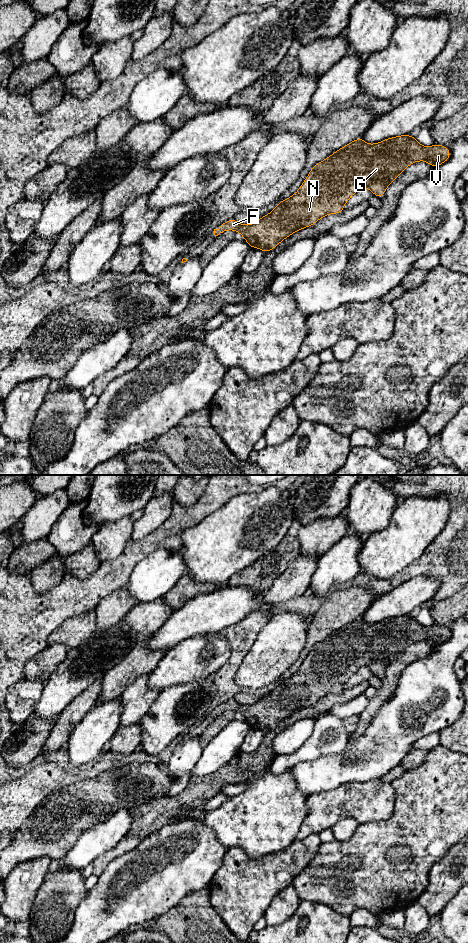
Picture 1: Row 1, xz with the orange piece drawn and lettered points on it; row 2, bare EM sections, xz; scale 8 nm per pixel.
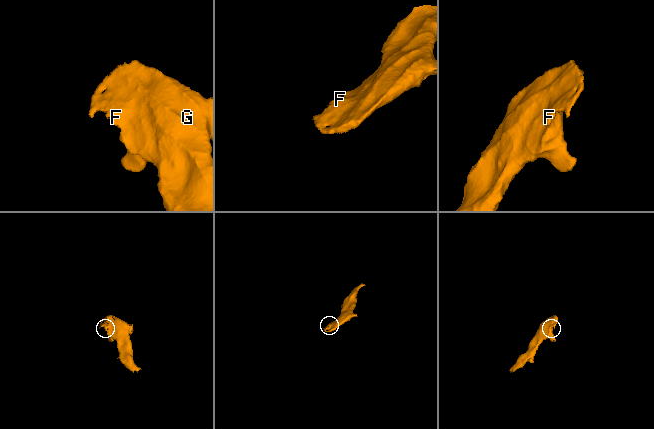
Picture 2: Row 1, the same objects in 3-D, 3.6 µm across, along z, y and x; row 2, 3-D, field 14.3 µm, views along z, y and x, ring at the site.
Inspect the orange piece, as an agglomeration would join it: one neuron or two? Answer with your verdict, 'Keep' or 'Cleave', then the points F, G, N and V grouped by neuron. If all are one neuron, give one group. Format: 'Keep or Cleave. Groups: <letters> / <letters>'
Keep. Groups: F G N V

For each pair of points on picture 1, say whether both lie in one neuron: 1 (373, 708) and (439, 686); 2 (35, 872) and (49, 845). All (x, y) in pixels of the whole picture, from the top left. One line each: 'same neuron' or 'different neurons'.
1: different neurons
2: different neurons

